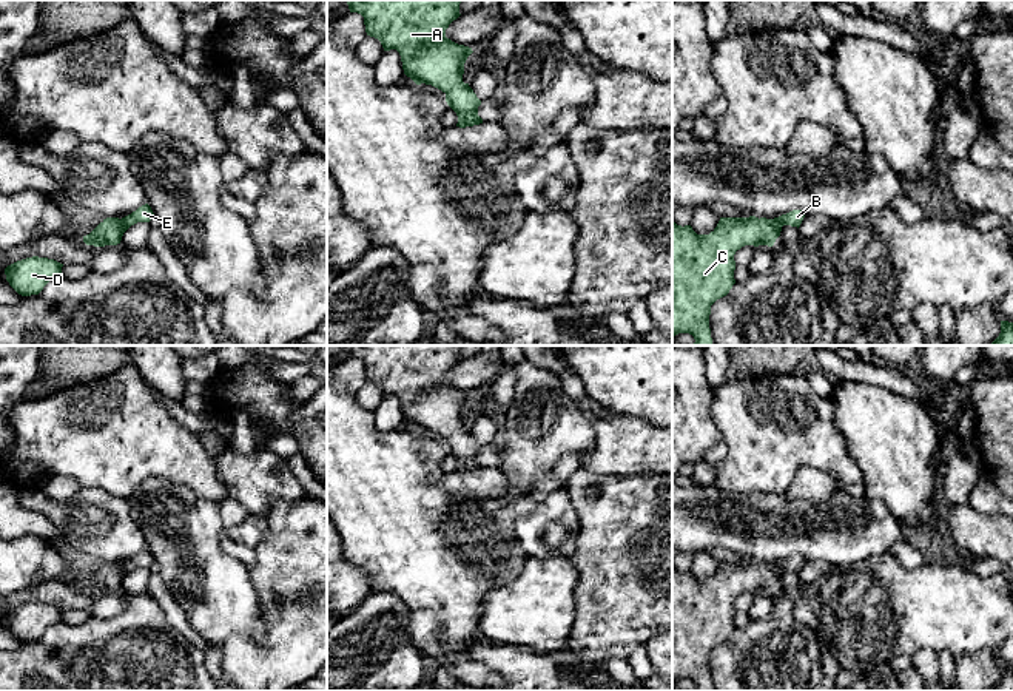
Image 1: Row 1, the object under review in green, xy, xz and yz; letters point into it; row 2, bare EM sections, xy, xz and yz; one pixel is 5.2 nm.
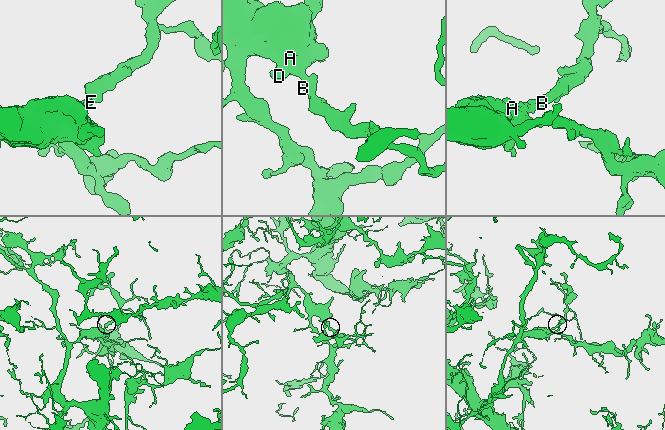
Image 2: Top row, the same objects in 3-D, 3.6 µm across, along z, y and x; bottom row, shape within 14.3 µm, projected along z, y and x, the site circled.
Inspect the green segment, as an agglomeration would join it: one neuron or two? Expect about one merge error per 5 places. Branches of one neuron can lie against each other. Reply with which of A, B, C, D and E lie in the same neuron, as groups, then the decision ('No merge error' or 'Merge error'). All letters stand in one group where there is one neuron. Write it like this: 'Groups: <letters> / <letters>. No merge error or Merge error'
Groups: A B C D E. No merge error

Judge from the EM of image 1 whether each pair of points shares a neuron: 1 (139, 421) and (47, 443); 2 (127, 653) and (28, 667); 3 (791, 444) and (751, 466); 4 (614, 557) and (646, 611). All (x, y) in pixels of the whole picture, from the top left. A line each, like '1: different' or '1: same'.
1: same
2: same
3: same
4: same

